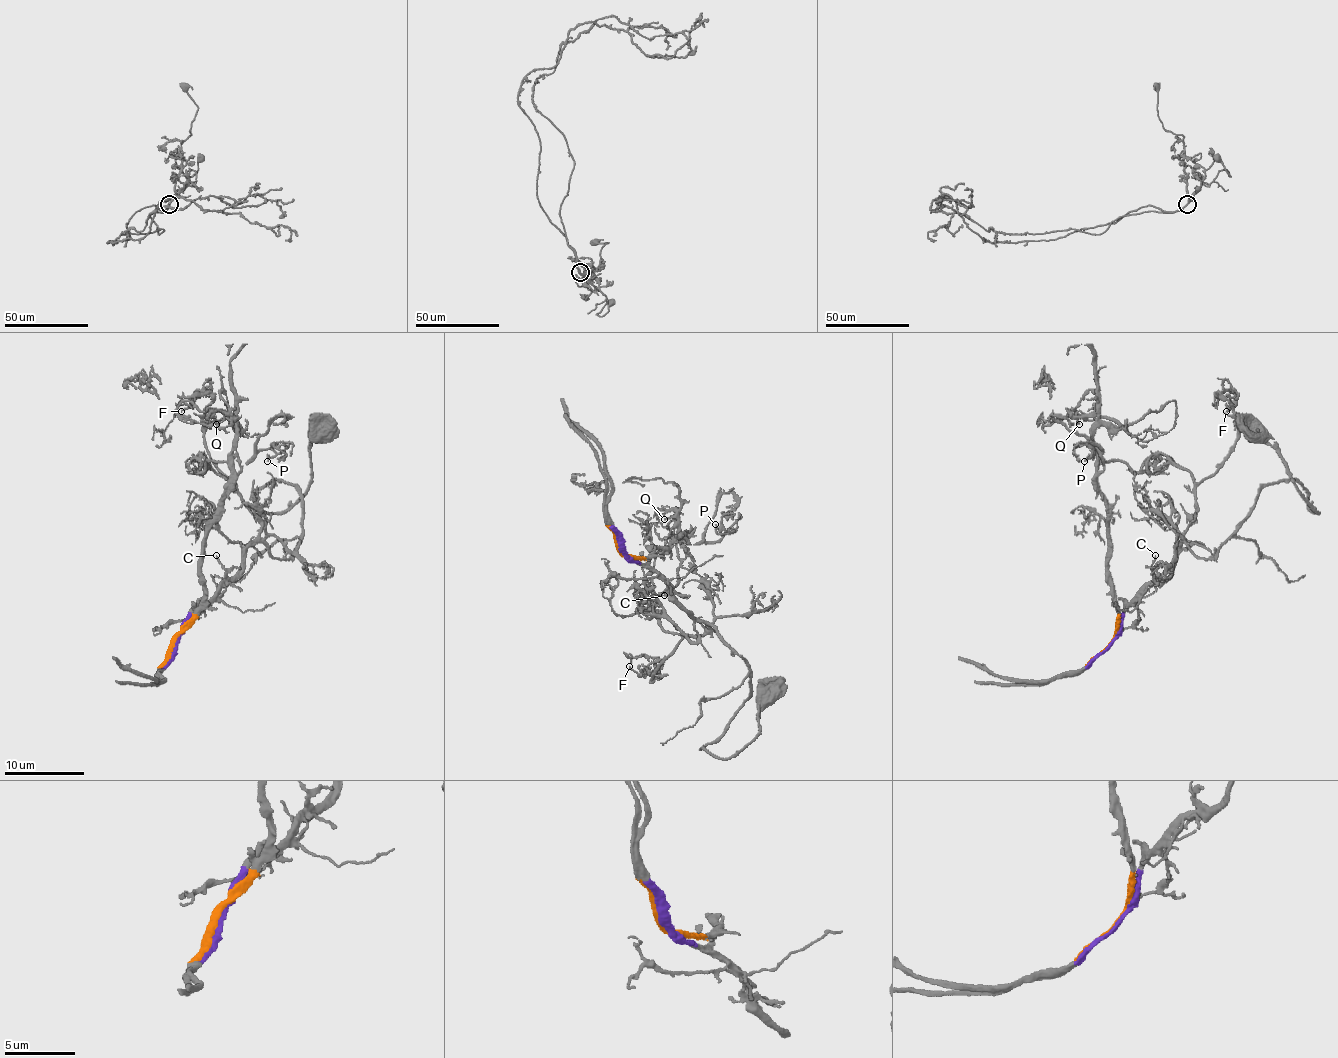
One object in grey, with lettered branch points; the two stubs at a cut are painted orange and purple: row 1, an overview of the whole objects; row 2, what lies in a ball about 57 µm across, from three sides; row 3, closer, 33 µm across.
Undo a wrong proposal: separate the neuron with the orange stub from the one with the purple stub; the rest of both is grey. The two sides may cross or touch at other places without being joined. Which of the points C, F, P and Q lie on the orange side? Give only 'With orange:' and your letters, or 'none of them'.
With orange: P, Q

